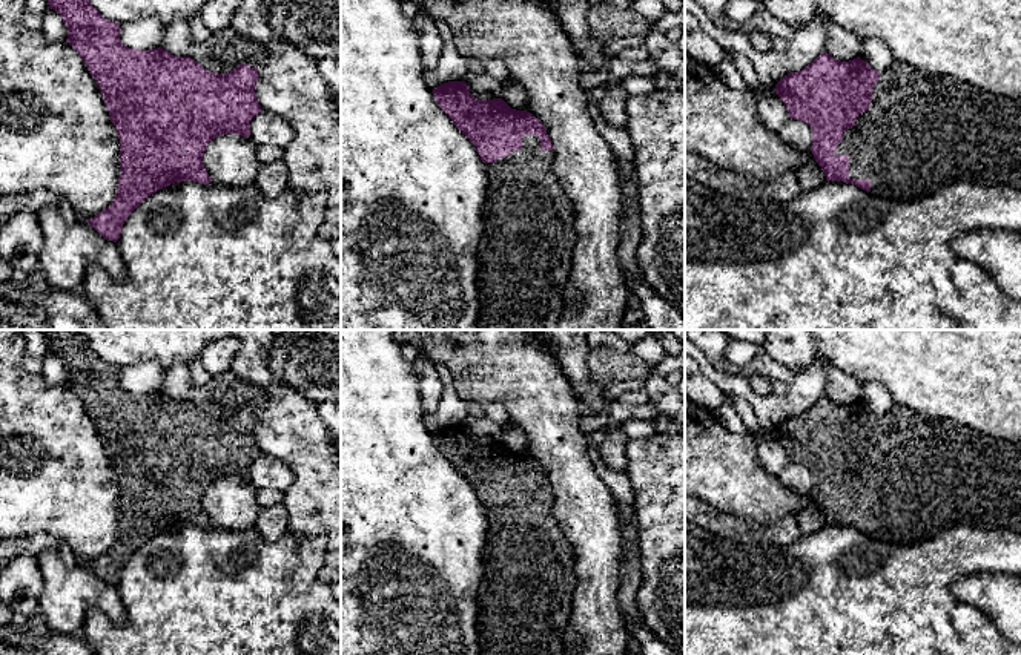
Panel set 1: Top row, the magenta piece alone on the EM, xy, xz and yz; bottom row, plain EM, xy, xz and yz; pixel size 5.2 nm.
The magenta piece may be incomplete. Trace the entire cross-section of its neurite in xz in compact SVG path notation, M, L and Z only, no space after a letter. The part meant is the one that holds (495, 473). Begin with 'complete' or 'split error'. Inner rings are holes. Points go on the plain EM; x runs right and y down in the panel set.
split error | M465 425L444 426L435 431L433 437L439 451L474 488L488 520L487 543L482 551L484 580L477 594L479 655L562 655L576 572L573 548L551 511L554 494L545 469L527 454L511 453L502 442L474 442Z

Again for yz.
split error | M828 396L803 414L780 422L775 437L785 446L789 462L809 468L811 495L826 525L852 526L890 545L915 545L964 523L1021 532L1021 442L989 437L950 420L933 420L901 405L875 414L860 400L840 405Z

